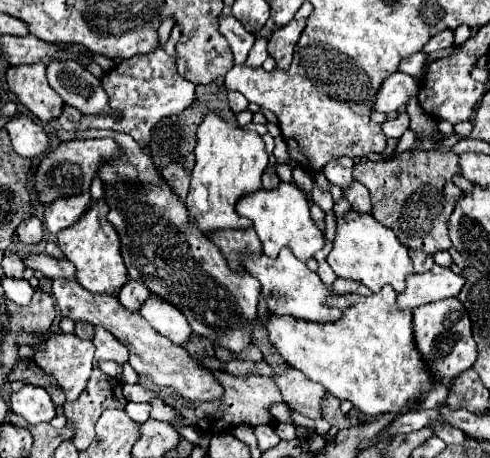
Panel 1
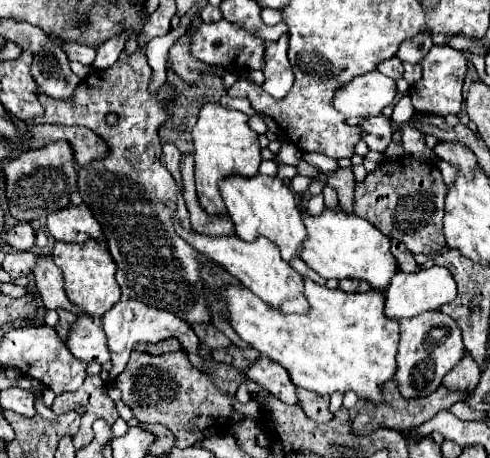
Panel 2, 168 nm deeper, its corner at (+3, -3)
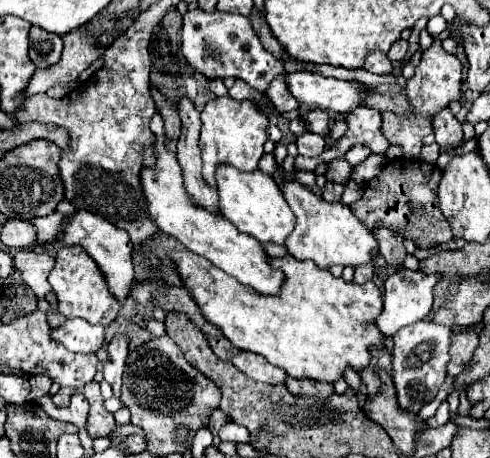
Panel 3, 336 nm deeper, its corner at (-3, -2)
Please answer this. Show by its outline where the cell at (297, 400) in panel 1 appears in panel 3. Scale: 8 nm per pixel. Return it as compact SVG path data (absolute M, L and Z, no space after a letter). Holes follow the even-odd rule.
M239 352L237 356L231 358L231 364L243 372L245 376L257 380L257 382L265 382L265 384L285 384L285 370L279 366L269 364L265 358L259 358L257 354L251 352Z

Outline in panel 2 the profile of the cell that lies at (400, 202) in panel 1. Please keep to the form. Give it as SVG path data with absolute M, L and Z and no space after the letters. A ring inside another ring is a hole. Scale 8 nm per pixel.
M413 157L385 159L379 169L367 173L365 181L355 187L355 215L373 223L389 239L403 241L411 253L439 253L445 247L443 213L447 185L441 171Z

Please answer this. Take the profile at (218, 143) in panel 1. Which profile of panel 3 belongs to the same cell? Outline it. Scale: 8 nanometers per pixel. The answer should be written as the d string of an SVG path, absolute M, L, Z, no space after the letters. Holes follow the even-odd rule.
M229 96L211 100L205 110L201 112L201 152L203 152L203 178L205 182L215 188L215 170L219 164L229 164L245 172L257 170L259 158L263 156L263 144L267 142L267 126L269 118L263 110L259 110L249 100L233 100Z

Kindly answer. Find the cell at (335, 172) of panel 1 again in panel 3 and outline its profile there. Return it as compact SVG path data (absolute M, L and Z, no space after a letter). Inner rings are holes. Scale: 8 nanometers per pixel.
M305 132L297 138L297 148L301 156L319 156L325 150L325 138L315 132Z

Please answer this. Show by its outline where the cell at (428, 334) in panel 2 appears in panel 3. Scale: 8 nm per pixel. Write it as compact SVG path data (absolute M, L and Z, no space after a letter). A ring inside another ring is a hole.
M429 320L415 322L405 326L393 336L393 350L391 350L391 364L393 364L393 384L397 392L399 408L405 412L417 414L427 402L431 402L447 376L447 346L451 344L453 330L447 326L435 326Z

